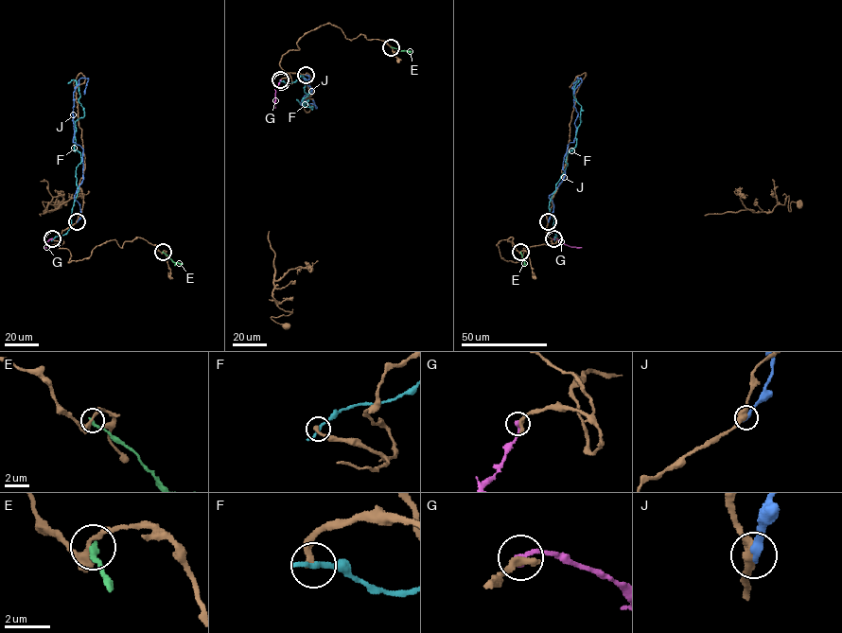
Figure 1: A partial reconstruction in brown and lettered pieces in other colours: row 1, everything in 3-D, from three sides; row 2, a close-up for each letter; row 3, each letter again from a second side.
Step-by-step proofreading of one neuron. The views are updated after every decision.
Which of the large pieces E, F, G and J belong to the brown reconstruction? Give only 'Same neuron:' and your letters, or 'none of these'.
Same neuron: none of these

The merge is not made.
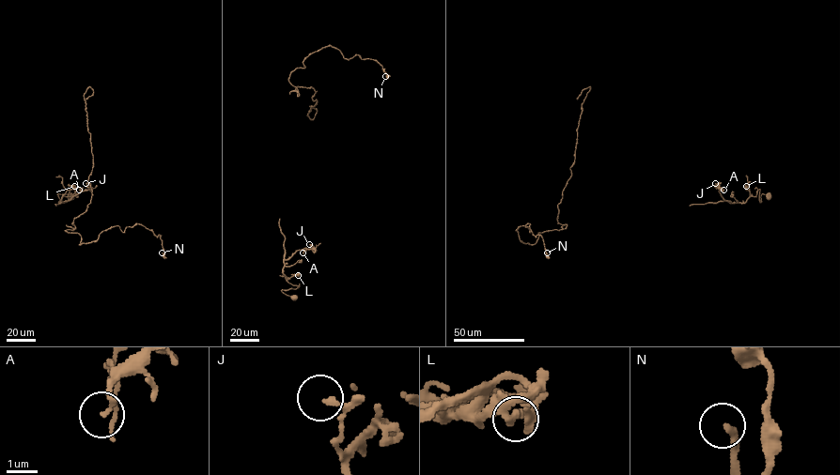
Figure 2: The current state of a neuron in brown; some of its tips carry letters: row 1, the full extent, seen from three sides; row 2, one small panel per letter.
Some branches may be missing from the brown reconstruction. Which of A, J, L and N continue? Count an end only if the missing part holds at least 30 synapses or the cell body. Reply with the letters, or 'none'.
none

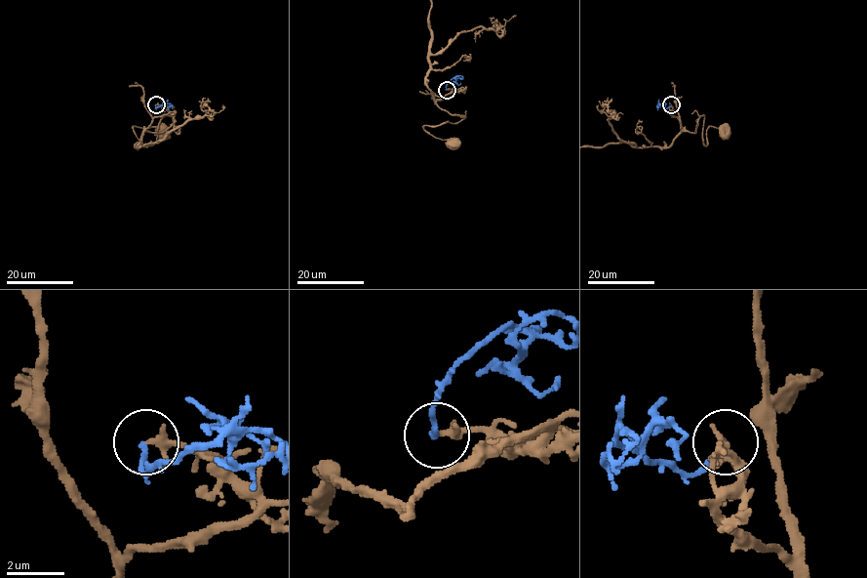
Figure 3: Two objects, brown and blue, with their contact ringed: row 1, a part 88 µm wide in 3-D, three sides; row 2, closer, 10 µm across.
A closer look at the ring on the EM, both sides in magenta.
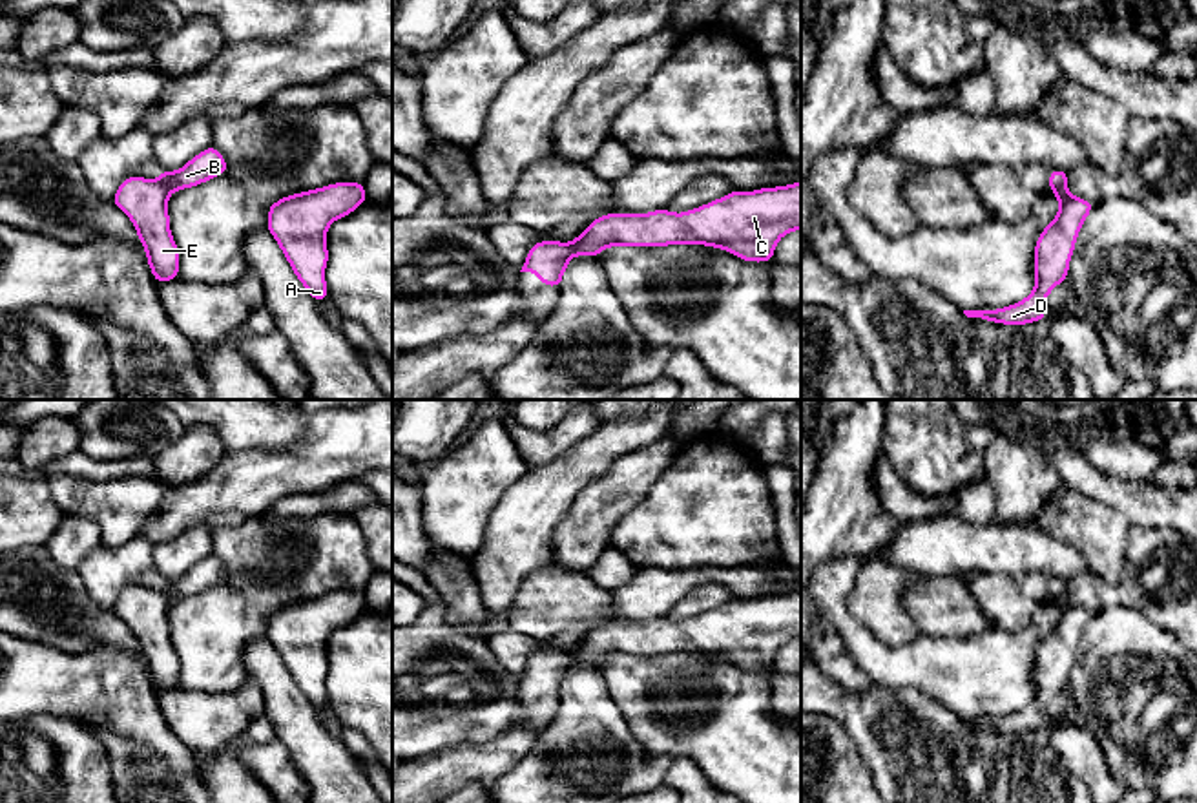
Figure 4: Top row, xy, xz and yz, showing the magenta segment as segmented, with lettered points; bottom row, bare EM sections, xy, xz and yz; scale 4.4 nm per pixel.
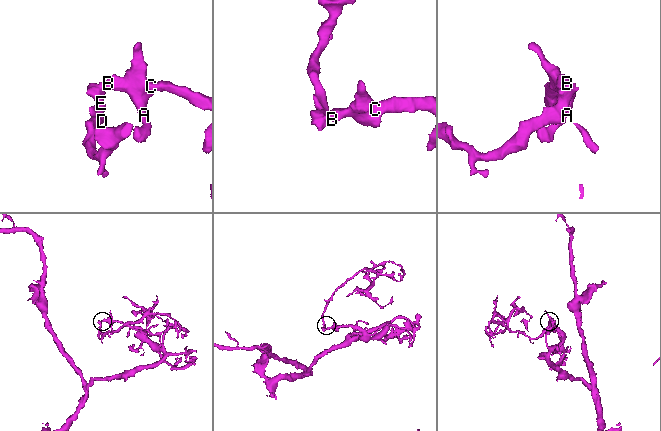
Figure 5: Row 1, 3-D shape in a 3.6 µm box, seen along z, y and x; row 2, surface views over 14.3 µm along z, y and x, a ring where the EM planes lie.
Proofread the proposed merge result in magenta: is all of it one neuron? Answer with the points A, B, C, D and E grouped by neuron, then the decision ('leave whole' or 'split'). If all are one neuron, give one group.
A B C / D E | split

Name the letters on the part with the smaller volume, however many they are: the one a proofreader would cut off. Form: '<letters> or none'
D, E

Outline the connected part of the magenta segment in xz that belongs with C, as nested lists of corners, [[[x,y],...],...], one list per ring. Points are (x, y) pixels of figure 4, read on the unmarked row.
[[[801,589],[775,597],[754,600],[732,599],[721,608],[699,617],[673,622],[666,617],[650,622],[606,622],[588,633],[569,655],[577,664],[598,664],[609,655],[670,655],[670,653],[704,653],[726,659],[743,670],[772,670],[775,653],[788,641],[801,639]]]

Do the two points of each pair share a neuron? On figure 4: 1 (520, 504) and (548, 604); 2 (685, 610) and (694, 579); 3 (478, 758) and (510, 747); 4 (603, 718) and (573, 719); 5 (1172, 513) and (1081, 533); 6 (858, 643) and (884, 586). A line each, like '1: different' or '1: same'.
1: different
2: different
3: same
4: same
5: different
6: different

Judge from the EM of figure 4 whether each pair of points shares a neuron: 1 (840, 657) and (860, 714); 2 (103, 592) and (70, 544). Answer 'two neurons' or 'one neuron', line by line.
1: two neurons
2: two neurons

